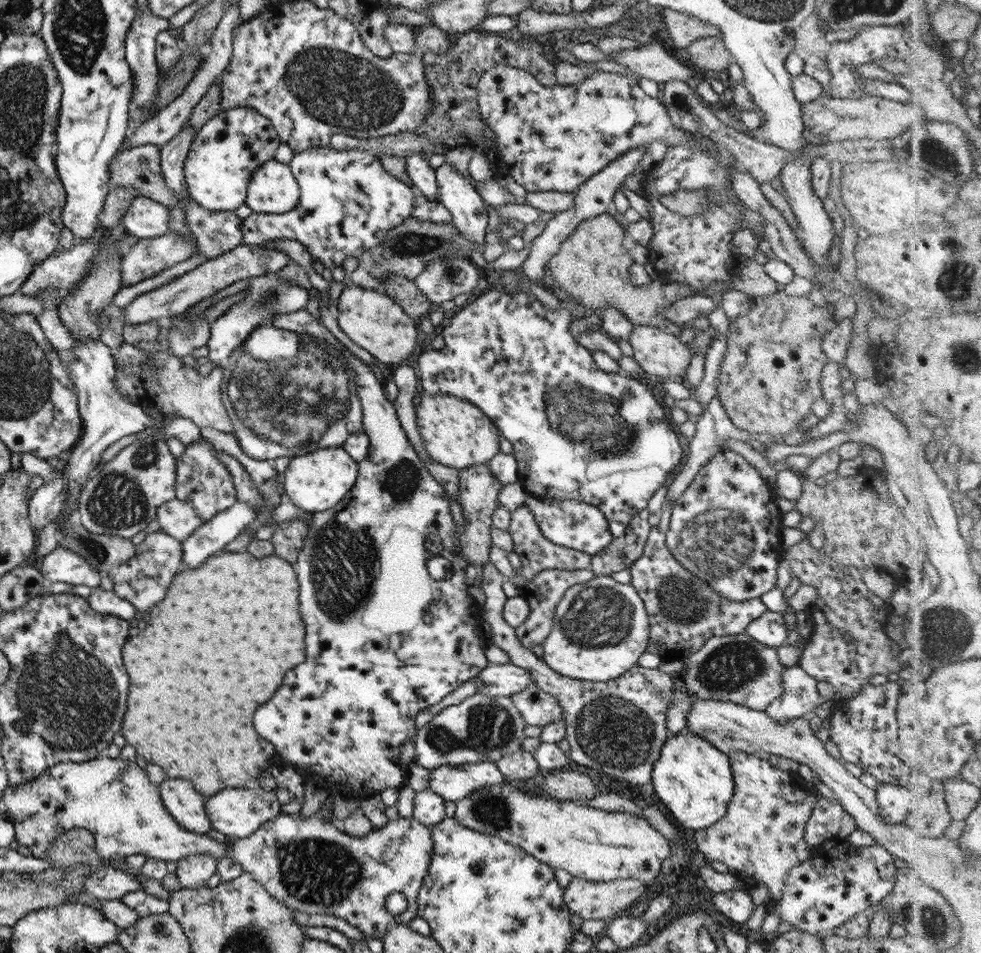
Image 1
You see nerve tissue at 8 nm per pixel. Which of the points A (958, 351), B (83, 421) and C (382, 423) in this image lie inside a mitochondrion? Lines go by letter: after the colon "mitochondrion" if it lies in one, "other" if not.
A: mitochondrion
B: other
C: other

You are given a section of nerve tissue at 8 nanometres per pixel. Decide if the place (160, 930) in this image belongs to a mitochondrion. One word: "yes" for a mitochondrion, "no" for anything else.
yes

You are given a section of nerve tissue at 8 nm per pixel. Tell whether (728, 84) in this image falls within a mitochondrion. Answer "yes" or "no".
no

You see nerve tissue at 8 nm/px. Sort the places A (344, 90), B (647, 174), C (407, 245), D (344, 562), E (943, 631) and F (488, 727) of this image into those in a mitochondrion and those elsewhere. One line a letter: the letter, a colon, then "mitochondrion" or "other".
A: mitochondrion
B: other
C: mitochondrion
D: mitochondrion
E: mitochondrion
F: mitochondrion

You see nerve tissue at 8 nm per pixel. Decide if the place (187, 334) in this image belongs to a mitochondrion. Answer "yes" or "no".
yes

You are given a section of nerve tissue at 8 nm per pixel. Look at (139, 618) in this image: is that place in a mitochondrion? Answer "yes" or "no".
no

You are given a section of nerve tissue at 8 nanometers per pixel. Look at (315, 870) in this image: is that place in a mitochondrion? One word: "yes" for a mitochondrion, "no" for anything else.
yes

